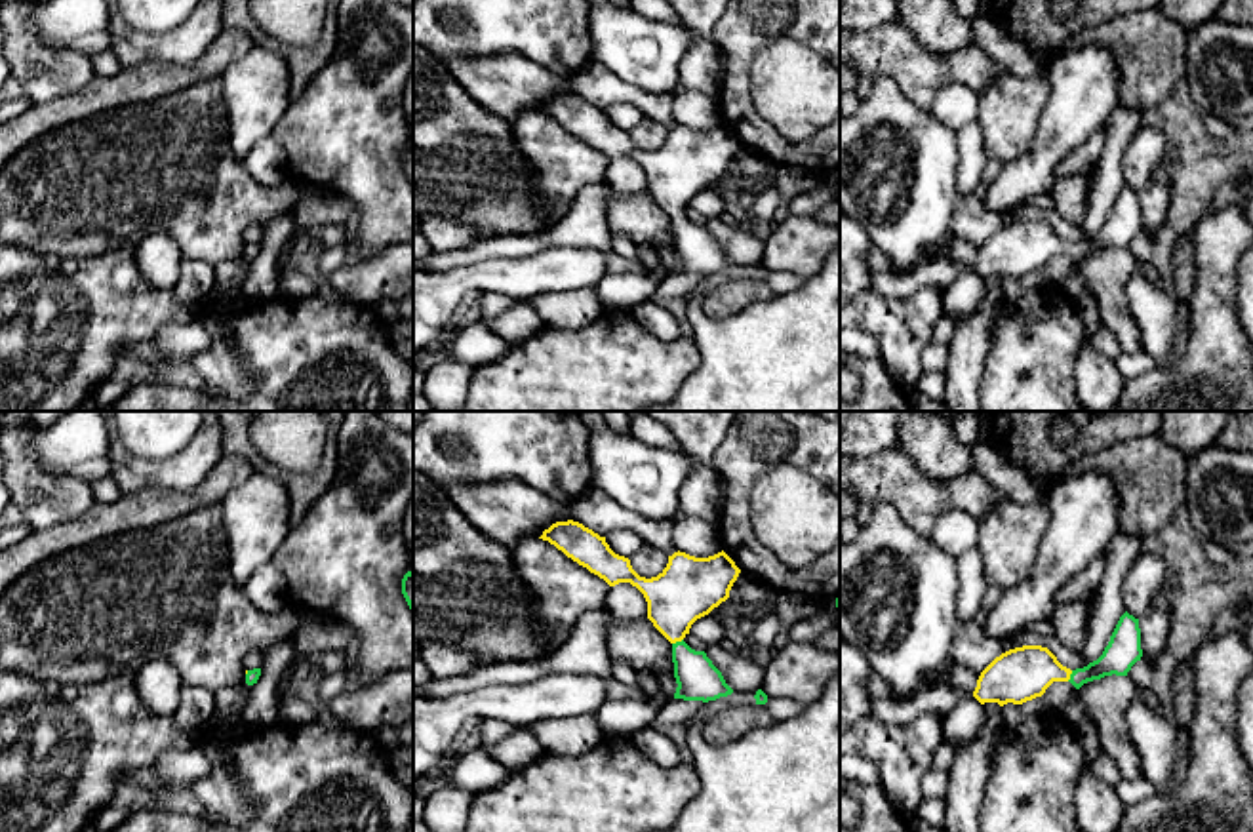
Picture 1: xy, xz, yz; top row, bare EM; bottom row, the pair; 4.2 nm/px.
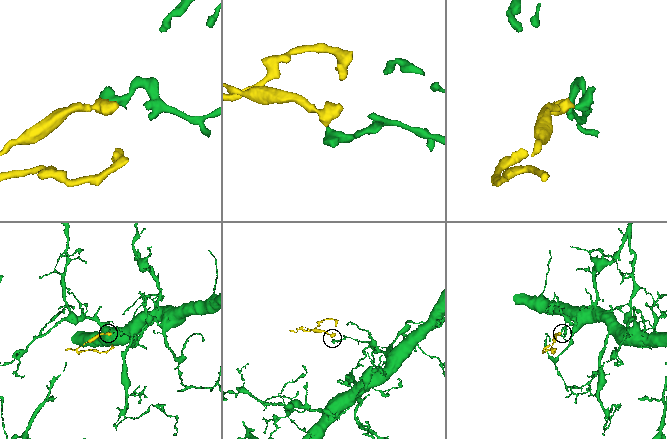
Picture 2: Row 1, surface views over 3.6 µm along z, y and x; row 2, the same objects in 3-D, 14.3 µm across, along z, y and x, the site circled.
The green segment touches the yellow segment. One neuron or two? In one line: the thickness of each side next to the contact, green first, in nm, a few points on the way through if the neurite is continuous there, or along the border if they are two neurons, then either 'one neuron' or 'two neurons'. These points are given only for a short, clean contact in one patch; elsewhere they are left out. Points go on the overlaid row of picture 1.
180/260 nm | across xz (697, 678), (676, 642), (676, 600), (688, 589) | one neuron

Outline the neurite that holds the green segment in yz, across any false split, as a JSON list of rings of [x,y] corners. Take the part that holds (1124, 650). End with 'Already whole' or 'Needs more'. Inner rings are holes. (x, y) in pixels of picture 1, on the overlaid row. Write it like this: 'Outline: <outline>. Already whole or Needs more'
Outline: [[[1127,611],[1120,617],[1103,655],[1084,668],[1070,670],[1042,645],[1023,645],[996,657],[979,676],[973,697],[1000,706],[1023,704],[1042,697],[1053,682],[1070,682],[1076,689],[1104,676],[1127,676],[1141,661],[1139,619]]]. Needs more

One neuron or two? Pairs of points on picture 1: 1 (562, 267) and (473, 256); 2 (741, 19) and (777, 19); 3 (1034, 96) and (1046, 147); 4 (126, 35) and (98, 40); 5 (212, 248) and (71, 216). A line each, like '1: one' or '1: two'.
1: two
2: one
3: two
4: two
5: one

